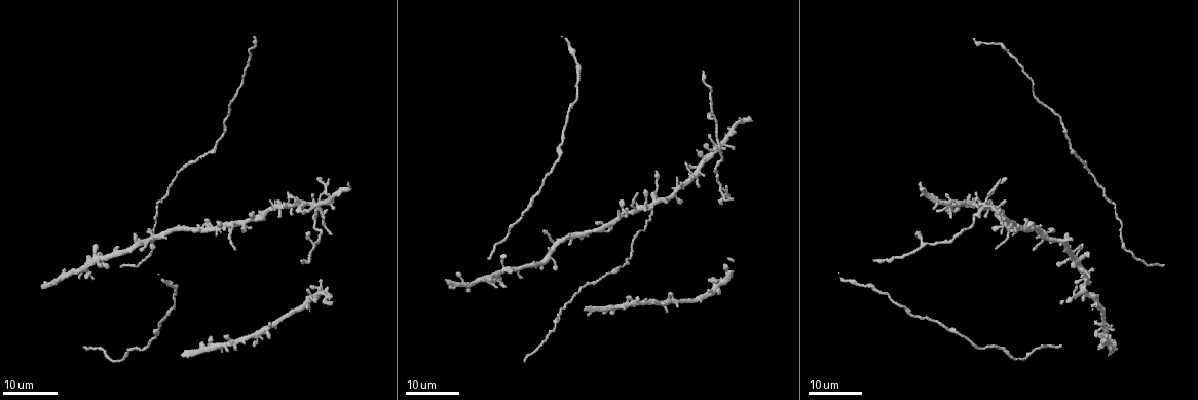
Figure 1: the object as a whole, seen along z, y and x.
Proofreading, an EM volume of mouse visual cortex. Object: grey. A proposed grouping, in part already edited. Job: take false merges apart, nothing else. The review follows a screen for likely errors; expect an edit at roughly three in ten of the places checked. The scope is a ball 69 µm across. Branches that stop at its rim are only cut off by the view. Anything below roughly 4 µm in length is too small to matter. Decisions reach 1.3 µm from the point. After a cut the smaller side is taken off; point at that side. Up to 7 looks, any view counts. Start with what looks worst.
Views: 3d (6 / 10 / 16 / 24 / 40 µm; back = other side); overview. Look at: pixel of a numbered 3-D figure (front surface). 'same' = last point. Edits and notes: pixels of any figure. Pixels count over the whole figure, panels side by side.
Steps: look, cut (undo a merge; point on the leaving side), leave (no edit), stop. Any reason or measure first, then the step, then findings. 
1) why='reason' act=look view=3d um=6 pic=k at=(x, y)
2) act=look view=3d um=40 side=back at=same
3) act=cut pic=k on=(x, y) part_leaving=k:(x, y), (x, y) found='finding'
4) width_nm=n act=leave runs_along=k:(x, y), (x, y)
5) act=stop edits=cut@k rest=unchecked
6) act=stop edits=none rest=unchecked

why='three-way junction' act=look view=3d um=16 pic=1 at=(984, 206)

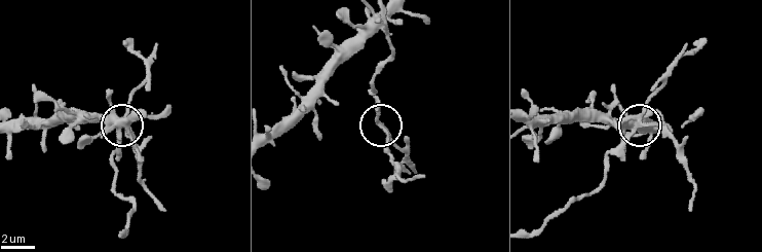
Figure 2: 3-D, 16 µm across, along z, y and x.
why='closer look' act=look view=3d um=6 pic=2 at=(382, 126)

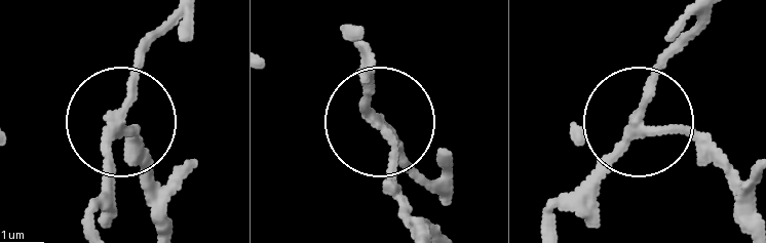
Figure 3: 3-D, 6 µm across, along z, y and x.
arms=3 act=cut pic=3 on=(125, 144) found='a second neuron is stuck on'

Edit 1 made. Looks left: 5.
act=look view=3d um=24 pic=1 at=(232, 226)

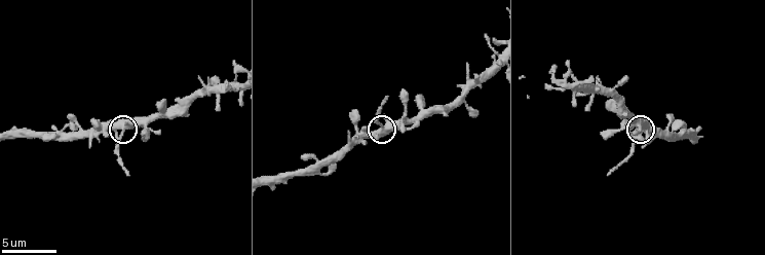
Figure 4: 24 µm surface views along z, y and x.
why='zoom in' act=look view=3d um=6 pic=4 at=(380, 125)

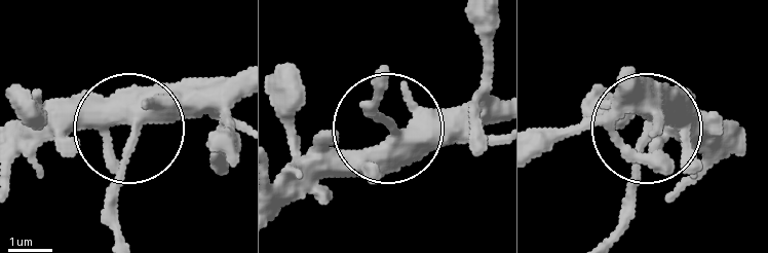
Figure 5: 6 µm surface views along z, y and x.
width_nm=410 act=leave runs_along=5:(730, 140), (689, 125), (645, 129), (623, 221) found='all the same neuron'

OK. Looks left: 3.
why='small branch off a trunk' act=look view=3d um=24 pic=1 at=(1061, 241)

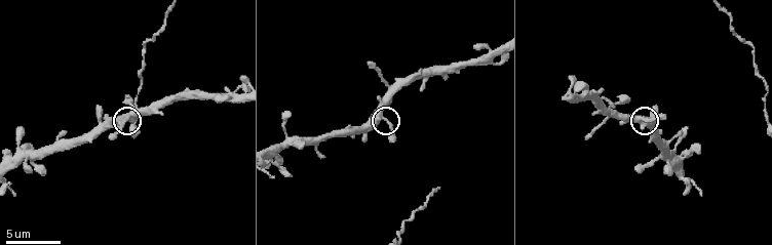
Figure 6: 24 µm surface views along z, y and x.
why='closer look' act=look view=3d um=10 pic=6 at=(642, 120)

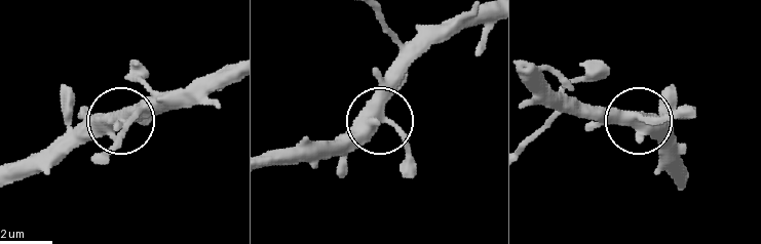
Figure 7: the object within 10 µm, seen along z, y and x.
arms=4 act=leave found='one neuron here'

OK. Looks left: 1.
act=stop edits=cut@3 rest=unchecked

